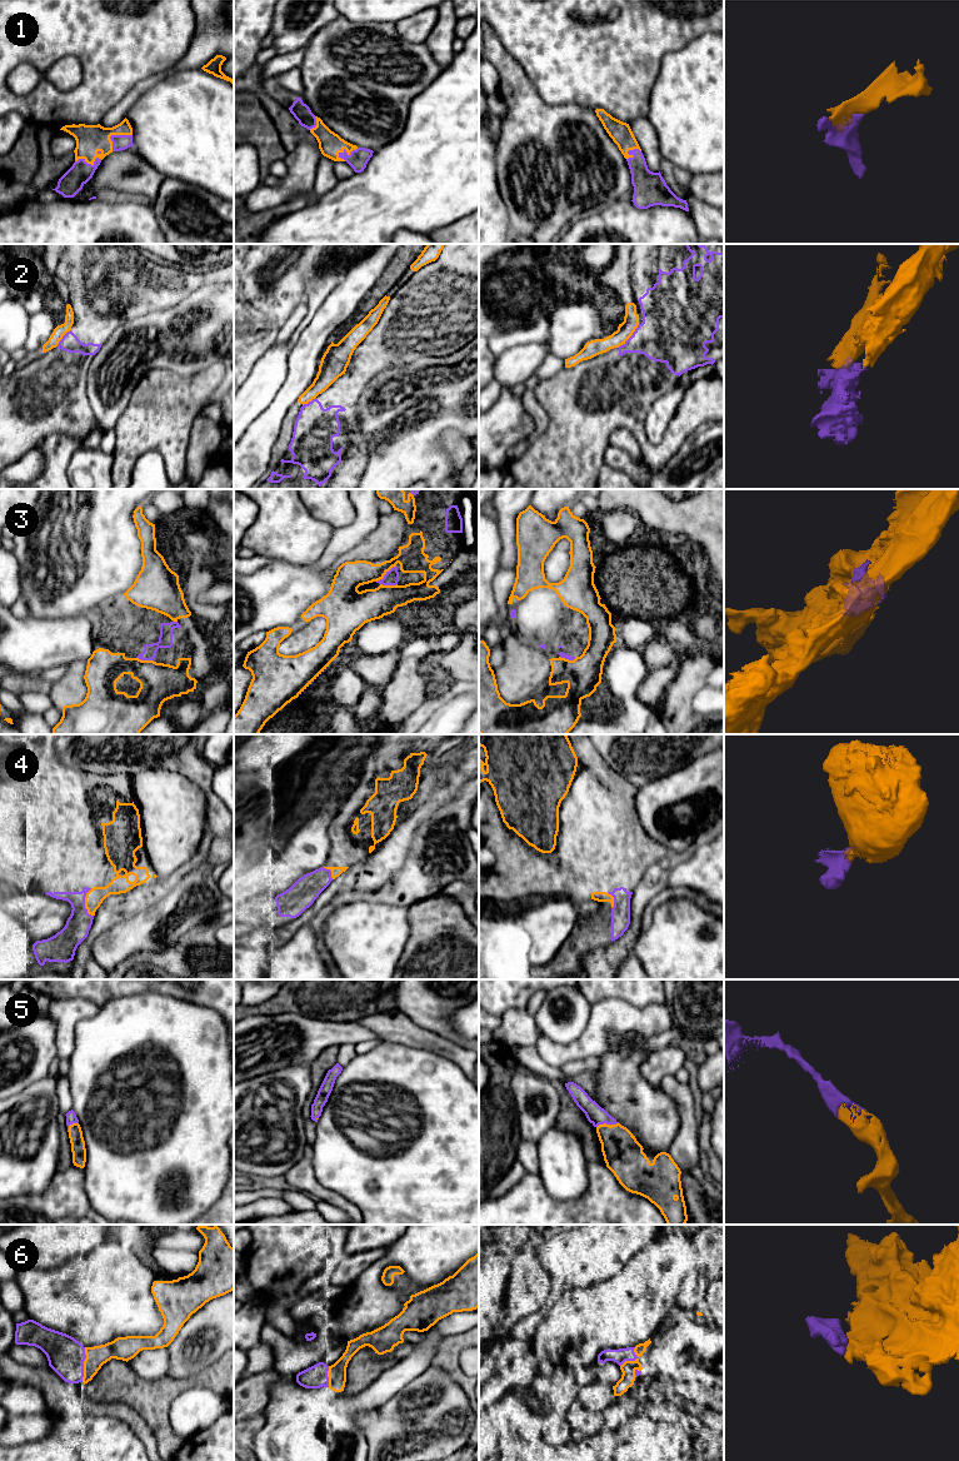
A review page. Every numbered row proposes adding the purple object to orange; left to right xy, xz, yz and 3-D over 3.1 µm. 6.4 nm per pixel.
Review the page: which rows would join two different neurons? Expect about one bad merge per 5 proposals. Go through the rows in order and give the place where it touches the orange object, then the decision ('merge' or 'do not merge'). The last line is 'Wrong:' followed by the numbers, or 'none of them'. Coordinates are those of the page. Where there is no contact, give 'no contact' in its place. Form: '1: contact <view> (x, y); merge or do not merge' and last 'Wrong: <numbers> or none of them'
1: contact xy (114, 134); merge
2: contact yz (629, 337); do not merge
3: contact xz (385, 573); merge
4: contact xy (85, 903); merge
5: contact yz (607, 1125); merge
6: contact xy (84, 1365); merge
Wrong: 2

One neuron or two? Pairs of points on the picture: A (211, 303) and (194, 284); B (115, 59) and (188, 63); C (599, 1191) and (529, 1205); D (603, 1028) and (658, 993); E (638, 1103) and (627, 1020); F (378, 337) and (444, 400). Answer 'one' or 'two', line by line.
A: two
B: two
C: one
D: two
E: two
F: two

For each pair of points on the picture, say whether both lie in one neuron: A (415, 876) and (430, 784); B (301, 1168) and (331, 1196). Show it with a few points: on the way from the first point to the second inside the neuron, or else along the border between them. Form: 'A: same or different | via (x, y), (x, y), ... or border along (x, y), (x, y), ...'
A: different | border along (444, 802), (433, 806)
B: same | via (305, 1177), (323, 1193)

